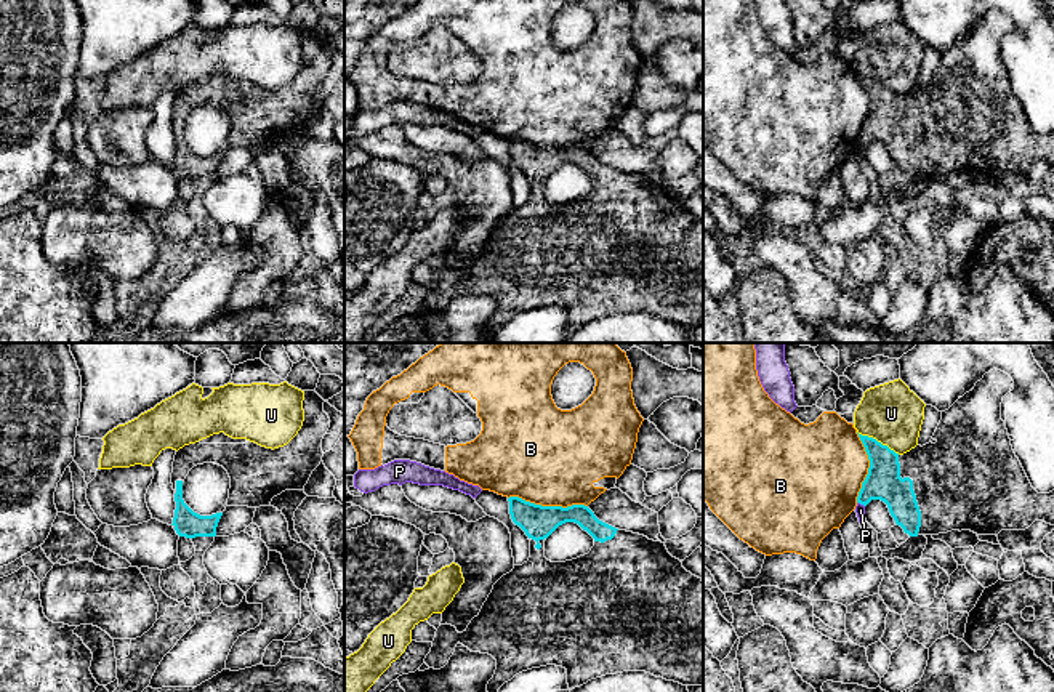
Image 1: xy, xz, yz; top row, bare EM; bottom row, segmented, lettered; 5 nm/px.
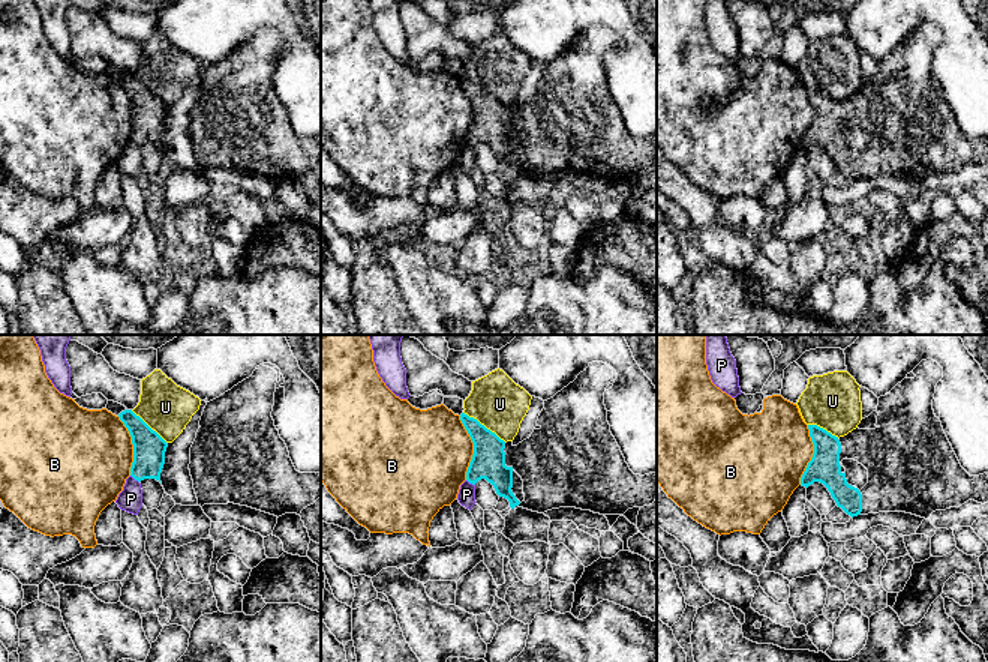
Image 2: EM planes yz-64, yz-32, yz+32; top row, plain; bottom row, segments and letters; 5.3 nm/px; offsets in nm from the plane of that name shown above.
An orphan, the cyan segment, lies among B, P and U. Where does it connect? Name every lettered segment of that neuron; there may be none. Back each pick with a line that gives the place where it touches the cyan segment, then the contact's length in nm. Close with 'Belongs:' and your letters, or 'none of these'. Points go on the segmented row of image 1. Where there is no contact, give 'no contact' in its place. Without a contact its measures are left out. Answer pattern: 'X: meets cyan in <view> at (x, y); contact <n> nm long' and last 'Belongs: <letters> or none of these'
Belongs: none of these

